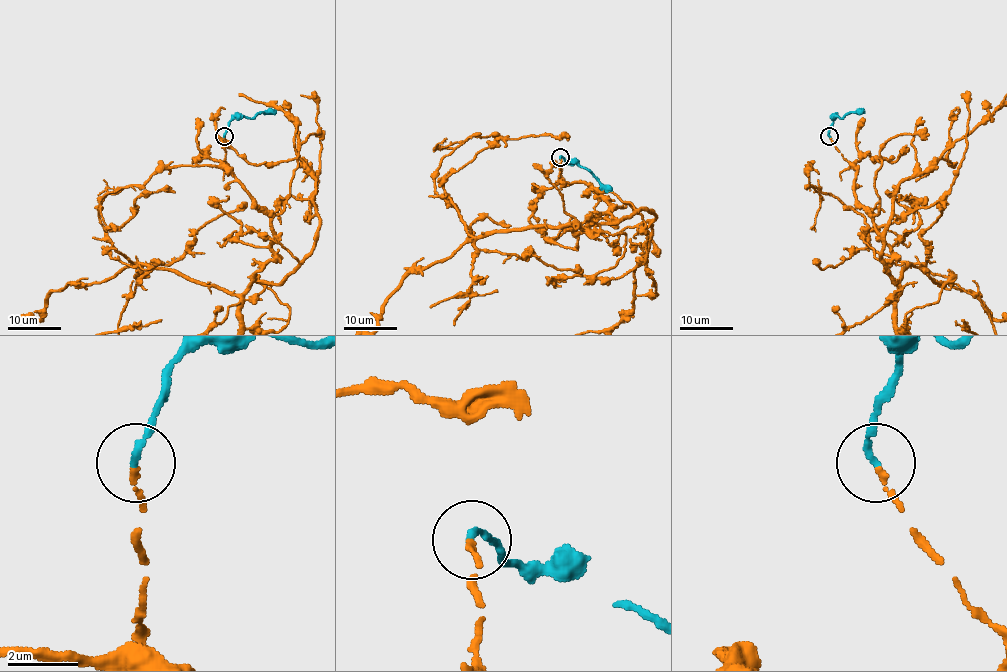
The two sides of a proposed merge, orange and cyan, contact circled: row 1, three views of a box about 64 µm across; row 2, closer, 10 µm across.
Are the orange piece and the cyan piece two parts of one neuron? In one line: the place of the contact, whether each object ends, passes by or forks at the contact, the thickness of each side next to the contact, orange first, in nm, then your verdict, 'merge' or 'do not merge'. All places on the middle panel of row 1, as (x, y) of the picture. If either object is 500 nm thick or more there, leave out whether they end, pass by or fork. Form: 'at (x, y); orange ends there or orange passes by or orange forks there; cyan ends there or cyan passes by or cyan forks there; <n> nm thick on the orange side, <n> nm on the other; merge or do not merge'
at (560, 157); orange ends there; cyan ends there; 150 nm thick on the orange side, 180 nm on the other; merge

